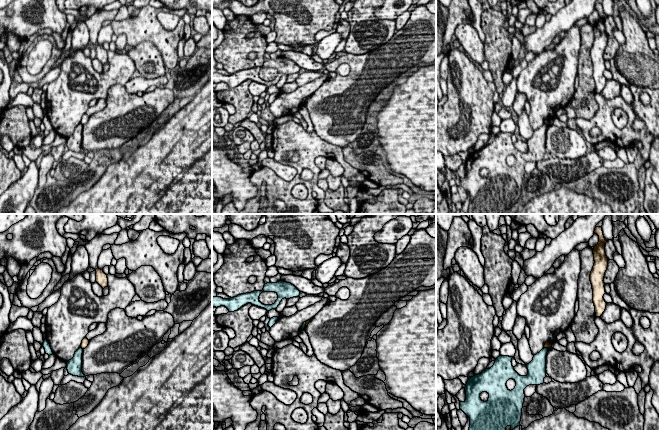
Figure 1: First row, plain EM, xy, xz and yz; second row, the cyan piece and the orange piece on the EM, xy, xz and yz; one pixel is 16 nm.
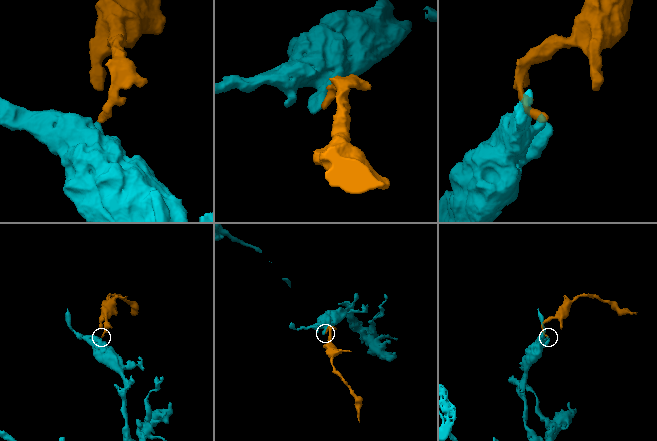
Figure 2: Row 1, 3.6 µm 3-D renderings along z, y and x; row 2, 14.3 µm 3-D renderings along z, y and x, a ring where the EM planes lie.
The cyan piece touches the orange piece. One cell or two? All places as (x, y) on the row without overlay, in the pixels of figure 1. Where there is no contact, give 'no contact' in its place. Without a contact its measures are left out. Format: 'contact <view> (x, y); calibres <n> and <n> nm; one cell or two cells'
contact xz (305, 100); calibres 60 and 60 nm; two cells

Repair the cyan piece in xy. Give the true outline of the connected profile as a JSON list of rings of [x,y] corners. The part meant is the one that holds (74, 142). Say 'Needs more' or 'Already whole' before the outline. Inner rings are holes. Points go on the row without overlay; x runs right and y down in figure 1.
Already whole. [[[79,124],[74,133],[67,138],[68,149],[73,152],[86,153],[82,148],[82,129],[83,125]]]

